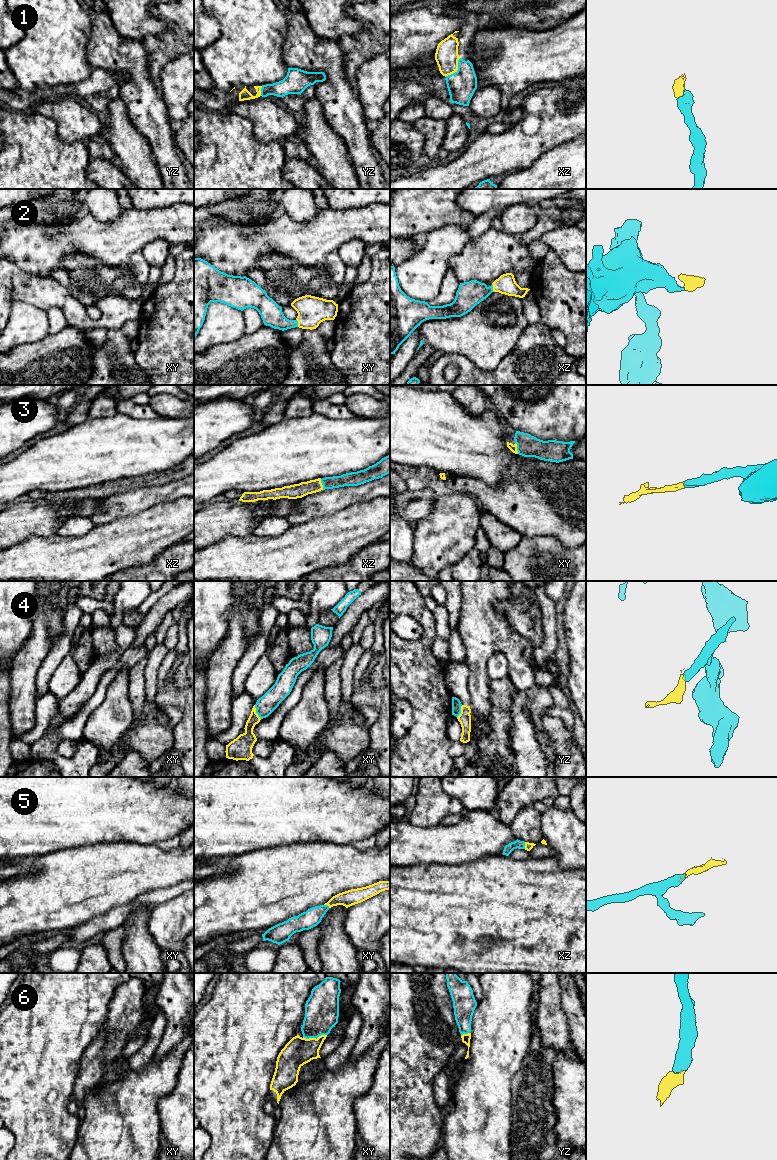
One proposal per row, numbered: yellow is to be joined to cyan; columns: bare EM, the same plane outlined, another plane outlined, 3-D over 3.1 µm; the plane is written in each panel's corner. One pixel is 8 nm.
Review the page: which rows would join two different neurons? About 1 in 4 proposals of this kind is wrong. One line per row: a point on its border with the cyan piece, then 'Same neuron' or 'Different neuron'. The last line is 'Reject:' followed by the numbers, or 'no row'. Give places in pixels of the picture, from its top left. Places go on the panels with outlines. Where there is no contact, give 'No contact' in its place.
1: Touches cyan at xz (457, 70). Same neuron
2: Touches cyan at xy (297, 323). Same neuron
3: Touches cyan at xy (517, 448). Same neuron
4: Touches cyan at xy (256, 712). Different neuron
5: Touches cyan at xz (524, 845). Same neuron
6: Touches cyan at xy (314, 1037). Same neuron
Reject: 4

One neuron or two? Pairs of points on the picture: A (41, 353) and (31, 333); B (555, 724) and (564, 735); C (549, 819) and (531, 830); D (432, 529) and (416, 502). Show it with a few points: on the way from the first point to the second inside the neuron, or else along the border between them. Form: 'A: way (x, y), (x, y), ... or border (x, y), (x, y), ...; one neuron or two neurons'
A: border (48, 333), (37, 341), (22, 343), (13, 349); two neurons
B: way (556, 727), (561, 732); one neuron
C: border (541, 814), (541, 834), (543, 838); two neurons
D: border (437, 497), (432, 510), (415, 522); two neurons

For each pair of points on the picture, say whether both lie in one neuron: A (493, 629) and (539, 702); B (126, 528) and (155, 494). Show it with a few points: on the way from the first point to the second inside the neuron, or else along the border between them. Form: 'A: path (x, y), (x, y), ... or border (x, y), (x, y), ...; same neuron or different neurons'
A: border (534, 684), (524, 690); different neurons
B: border (161, 503), (117, 519); different neurons

